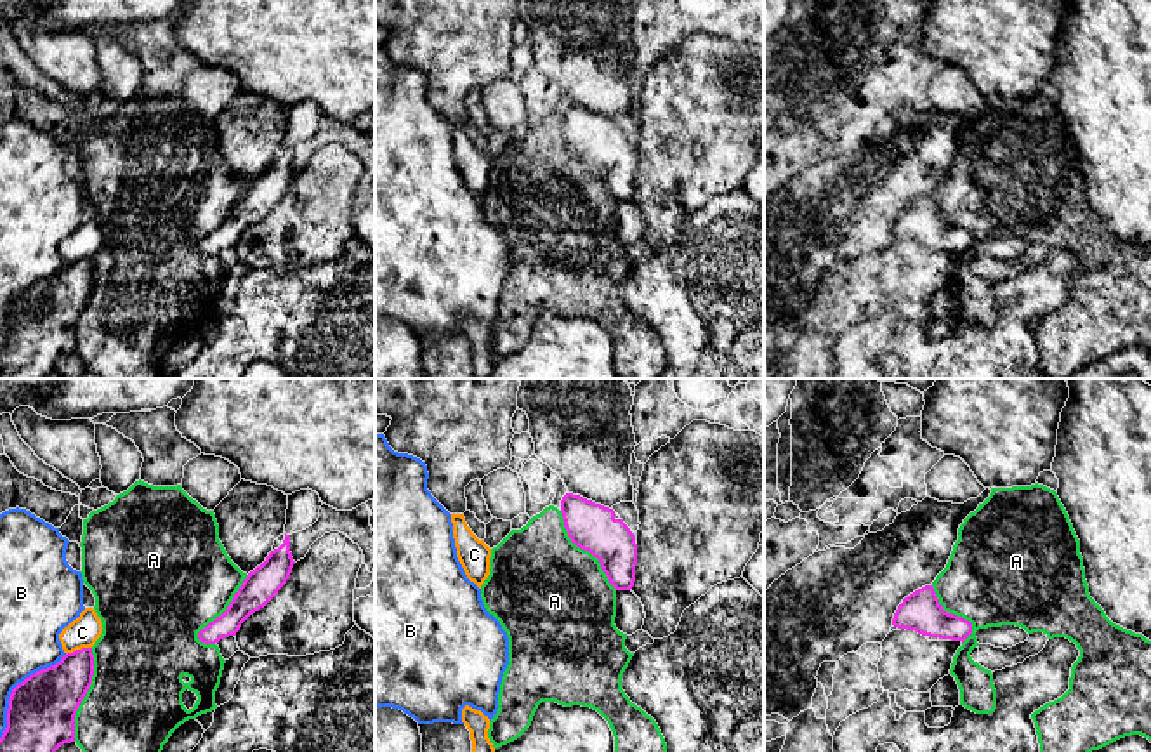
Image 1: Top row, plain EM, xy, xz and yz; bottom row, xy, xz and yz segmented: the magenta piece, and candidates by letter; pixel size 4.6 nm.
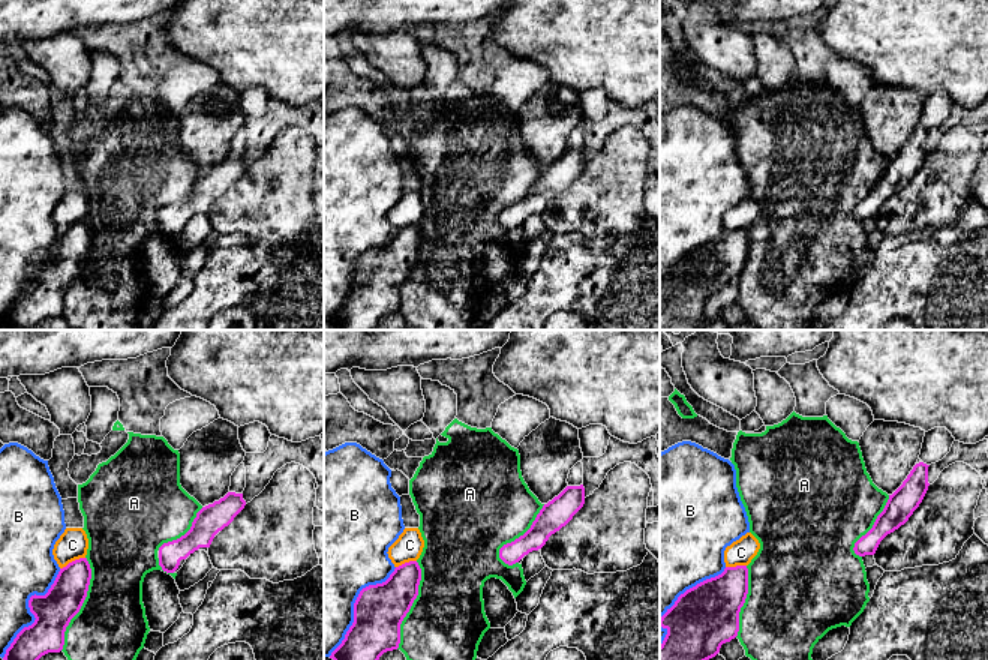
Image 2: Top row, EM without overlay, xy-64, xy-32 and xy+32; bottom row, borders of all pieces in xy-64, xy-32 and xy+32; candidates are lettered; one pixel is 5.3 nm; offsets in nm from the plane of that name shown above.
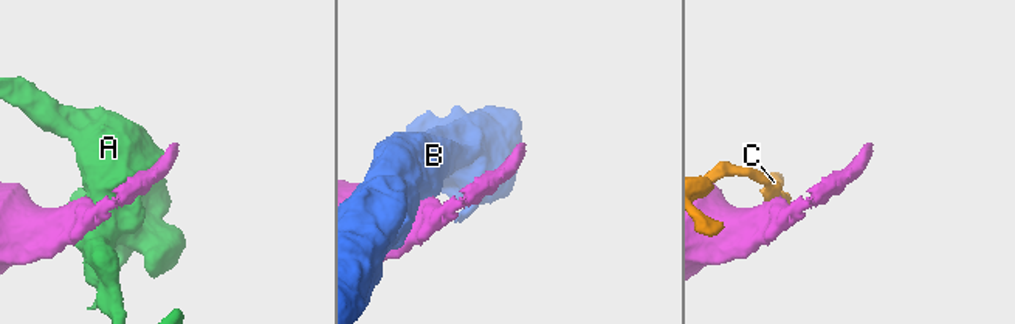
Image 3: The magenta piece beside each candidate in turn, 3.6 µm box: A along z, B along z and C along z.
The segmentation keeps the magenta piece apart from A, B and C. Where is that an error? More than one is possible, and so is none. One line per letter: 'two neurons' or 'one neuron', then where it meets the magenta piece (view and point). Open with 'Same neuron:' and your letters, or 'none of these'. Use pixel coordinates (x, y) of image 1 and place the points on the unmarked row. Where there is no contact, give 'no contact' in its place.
Same neuron: none of these
A: two neurons; contact xy (85, 304)
B: two neurons; contact xy (14, 299)
C: two neurons; contact xy (78, 261)

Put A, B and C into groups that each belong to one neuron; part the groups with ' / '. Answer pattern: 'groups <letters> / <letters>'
groups A / B / C

